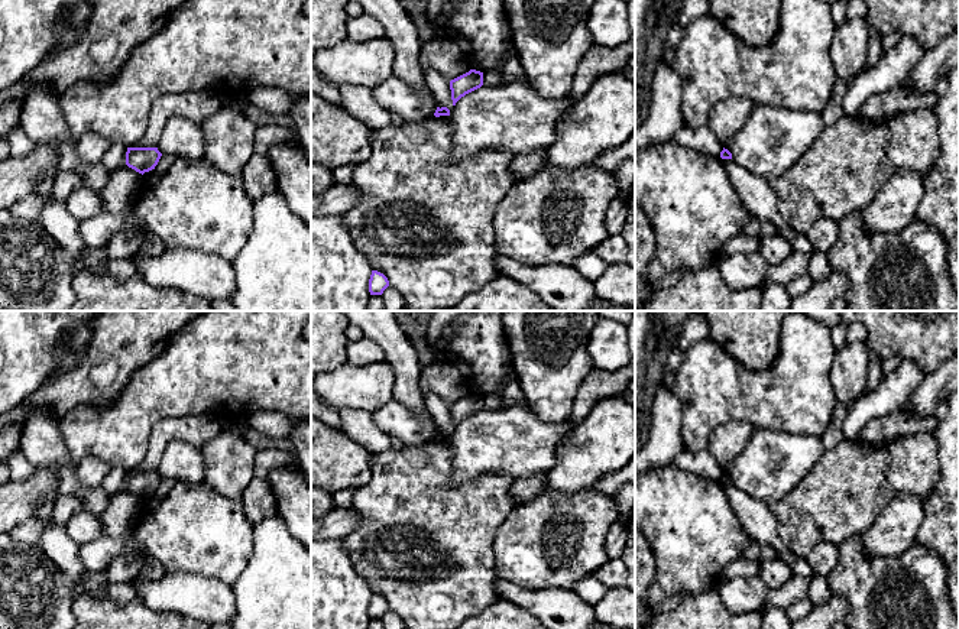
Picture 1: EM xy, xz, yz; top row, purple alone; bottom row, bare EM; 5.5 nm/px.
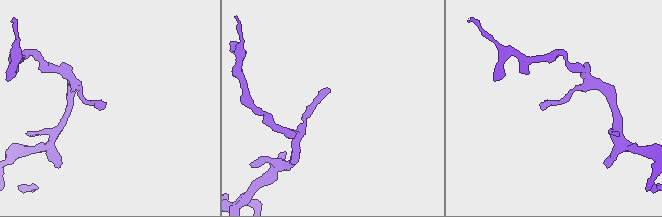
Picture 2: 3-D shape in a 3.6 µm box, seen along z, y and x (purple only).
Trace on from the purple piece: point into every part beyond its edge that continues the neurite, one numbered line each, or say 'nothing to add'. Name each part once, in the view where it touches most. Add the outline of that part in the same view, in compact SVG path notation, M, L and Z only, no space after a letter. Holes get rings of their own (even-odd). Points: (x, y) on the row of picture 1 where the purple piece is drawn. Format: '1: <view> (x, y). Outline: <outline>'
nothing to add

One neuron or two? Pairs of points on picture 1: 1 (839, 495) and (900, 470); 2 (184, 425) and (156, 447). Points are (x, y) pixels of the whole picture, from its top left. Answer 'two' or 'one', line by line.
1: one
2: one

